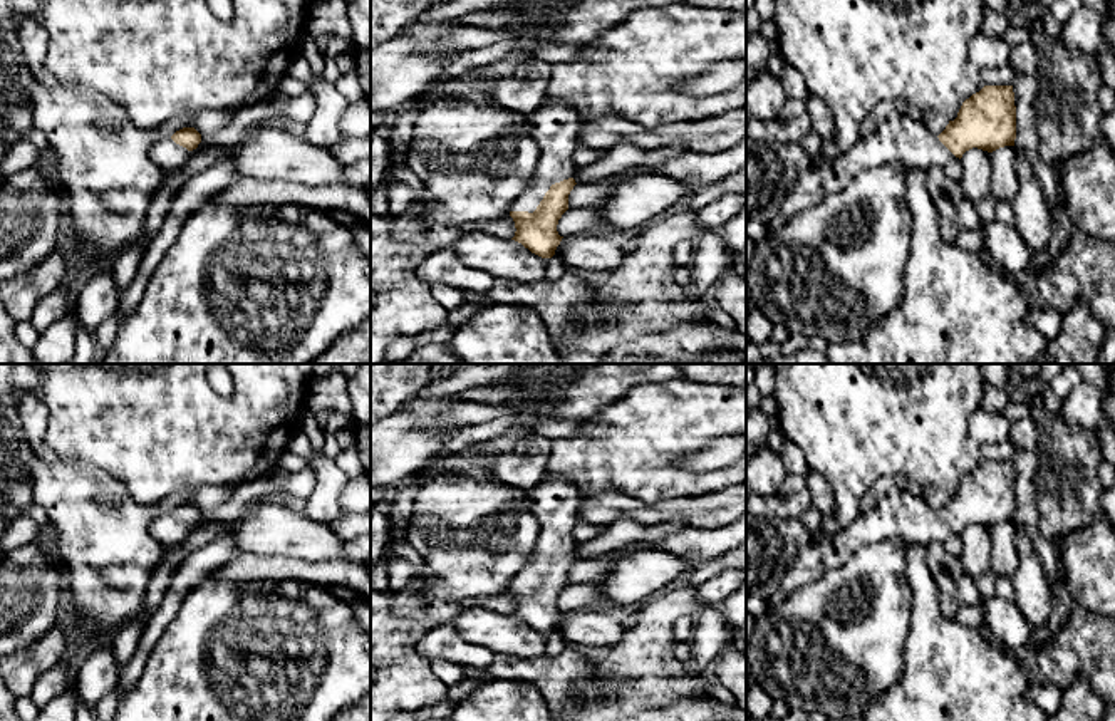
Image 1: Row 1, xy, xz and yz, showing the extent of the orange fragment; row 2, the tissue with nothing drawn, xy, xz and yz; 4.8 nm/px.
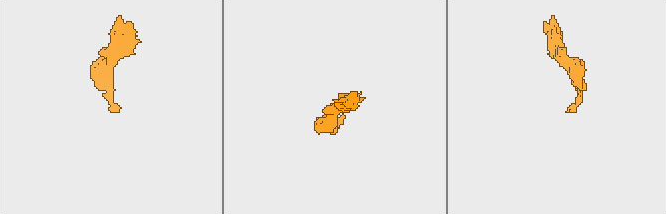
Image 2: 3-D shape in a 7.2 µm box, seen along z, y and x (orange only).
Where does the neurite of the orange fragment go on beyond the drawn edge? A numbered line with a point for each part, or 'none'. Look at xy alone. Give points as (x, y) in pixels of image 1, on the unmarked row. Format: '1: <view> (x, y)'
1: xy (168, 530)

